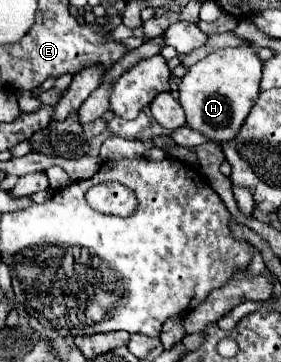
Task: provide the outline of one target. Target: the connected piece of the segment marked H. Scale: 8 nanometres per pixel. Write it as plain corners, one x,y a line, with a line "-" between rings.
252,45
218,49
200,59
188,69
178,87
180,105
186,111
186,123
206,137
212,137
212,141
228,141
236,137
240,125
260,95
260,77
262,59
258,57
258,49

